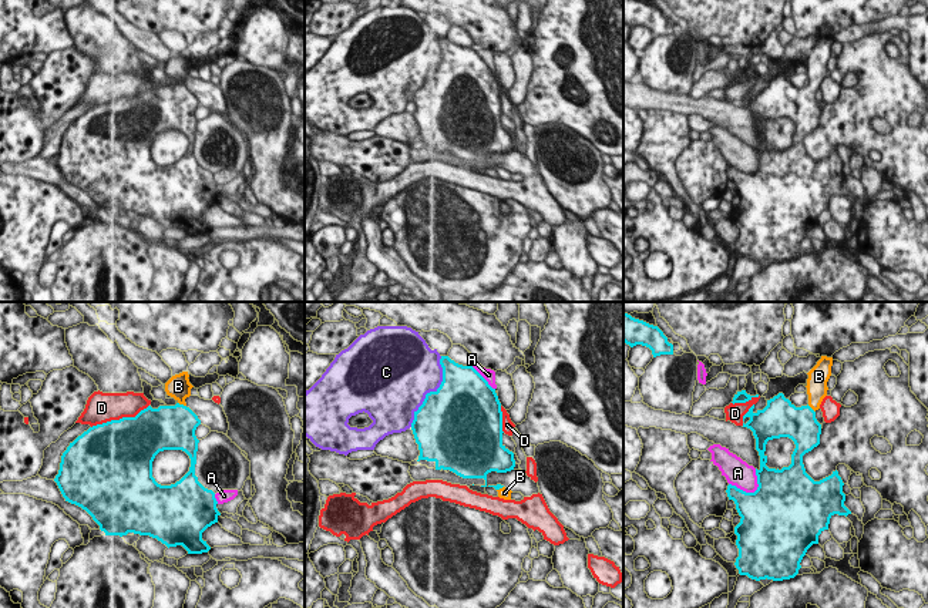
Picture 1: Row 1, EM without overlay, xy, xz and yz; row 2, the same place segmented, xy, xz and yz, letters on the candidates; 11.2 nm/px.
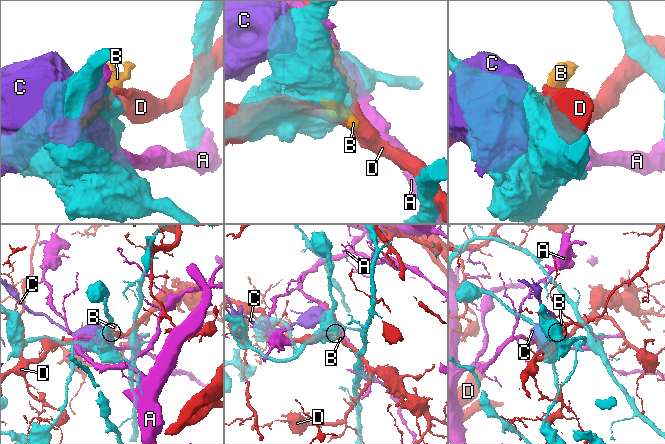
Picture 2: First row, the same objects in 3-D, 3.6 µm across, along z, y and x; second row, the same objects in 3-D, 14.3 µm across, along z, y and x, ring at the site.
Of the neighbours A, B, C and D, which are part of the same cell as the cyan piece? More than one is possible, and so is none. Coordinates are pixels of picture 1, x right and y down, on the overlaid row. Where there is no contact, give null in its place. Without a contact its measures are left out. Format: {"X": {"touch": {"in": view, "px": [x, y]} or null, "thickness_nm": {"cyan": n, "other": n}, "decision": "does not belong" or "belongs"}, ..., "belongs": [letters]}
{"A": {"touch": {"in": "yz", "px": [752, 493]}, "thickness_nm": {"cyan": 500, "other": 280}, "decision": "does not belong"}, "B": {"touch": {"in": "xy", "px": [182, 405]}, "thickness_nm": {"cyan": 440, "other": 280}, "decision": "belongs"}, "C": {"touch": {"in": "xz", "px": [431, 392]}, "thickness_nm": {"cyan": 480, "other": 480}, "decision": "does not belong"}, "D": {"touch": {"in": "xy", "px": [120, 419]}, "thickness_nm": {"cyan": 500, "other": 340}, "decision": "does not belong"}, "belongs": ["B"]}

